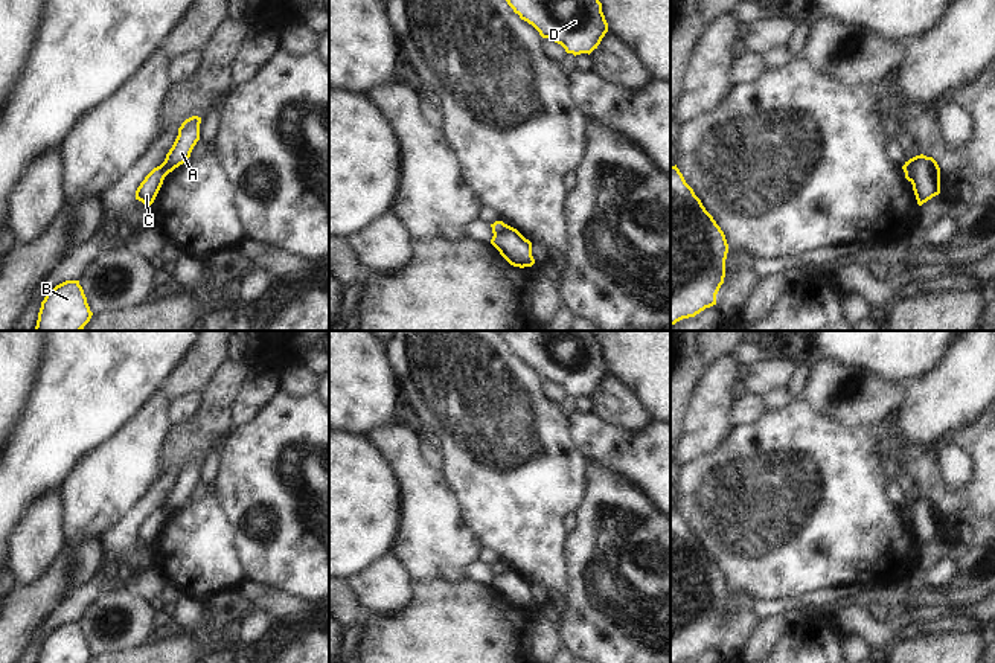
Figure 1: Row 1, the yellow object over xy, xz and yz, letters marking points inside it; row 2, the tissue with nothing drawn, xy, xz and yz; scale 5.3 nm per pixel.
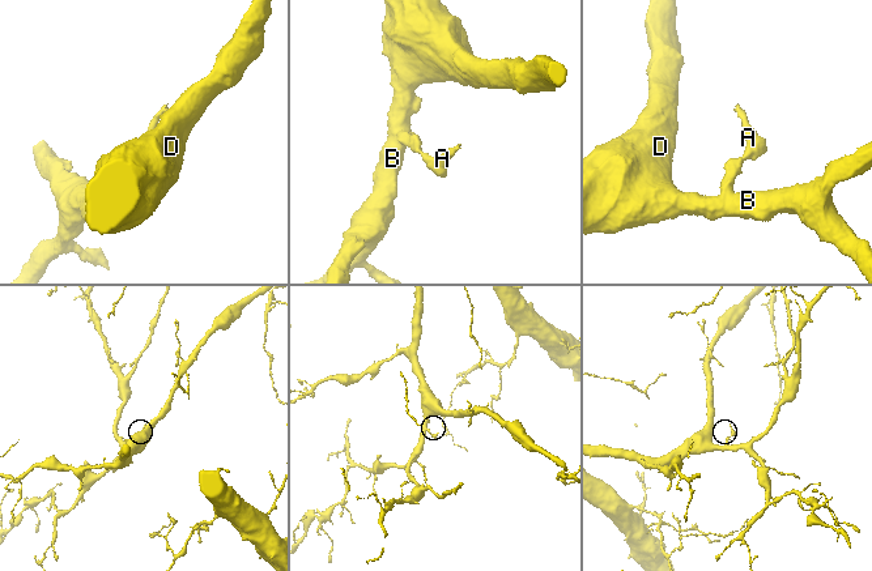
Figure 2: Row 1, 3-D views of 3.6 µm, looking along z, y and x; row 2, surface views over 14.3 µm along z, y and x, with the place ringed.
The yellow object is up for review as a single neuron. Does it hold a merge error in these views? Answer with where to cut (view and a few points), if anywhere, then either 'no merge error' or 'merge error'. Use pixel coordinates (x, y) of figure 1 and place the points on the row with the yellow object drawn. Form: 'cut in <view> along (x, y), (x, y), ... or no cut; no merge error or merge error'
cut in xy along (159, 166), (165, 176); merge error

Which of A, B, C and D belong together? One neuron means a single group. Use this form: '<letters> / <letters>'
A / B C D

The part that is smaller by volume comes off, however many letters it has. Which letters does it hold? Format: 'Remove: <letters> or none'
Remove: A

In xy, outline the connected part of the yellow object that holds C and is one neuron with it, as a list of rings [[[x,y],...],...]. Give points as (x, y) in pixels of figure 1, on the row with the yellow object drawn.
[[[160,166],[154,168],[136,191],[136,200],[143,204],[152,204],[165,180],[165,174]]]

